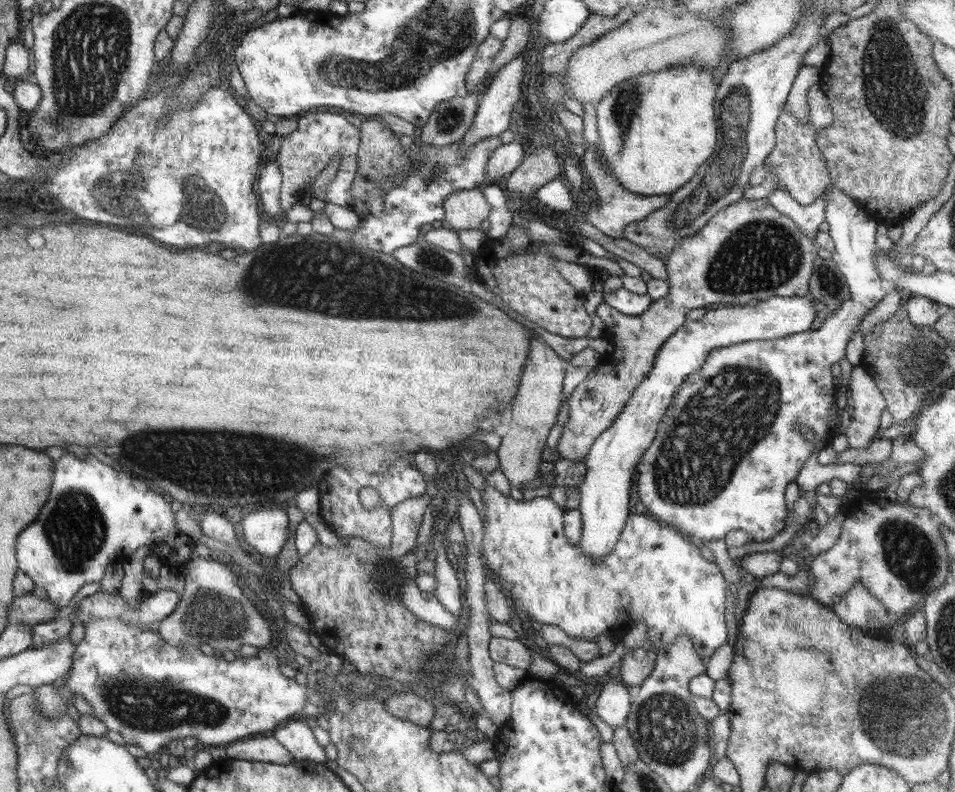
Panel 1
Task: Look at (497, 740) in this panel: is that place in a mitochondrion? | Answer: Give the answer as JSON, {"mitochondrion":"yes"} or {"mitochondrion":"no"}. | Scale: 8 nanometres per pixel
{"mitochondrion":"no"}

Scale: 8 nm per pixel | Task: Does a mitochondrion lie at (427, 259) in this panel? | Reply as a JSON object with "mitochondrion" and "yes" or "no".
{"mitochondrion":"yes"}

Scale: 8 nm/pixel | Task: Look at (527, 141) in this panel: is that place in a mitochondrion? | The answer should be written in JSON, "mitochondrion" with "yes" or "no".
{"mitochondrion":"no"}

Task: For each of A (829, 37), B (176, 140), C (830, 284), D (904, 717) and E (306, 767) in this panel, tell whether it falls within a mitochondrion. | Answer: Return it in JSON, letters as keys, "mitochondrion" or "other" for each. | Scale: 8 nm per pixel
{"A":"other","B":"other","C":"mitochondrion","D":"mitochondrion","E":"other"}

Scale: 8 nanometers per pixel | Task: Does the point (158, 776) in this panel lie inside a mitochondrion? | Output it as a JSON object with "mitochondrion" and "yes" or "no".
{"mitochondrion":"no"}

